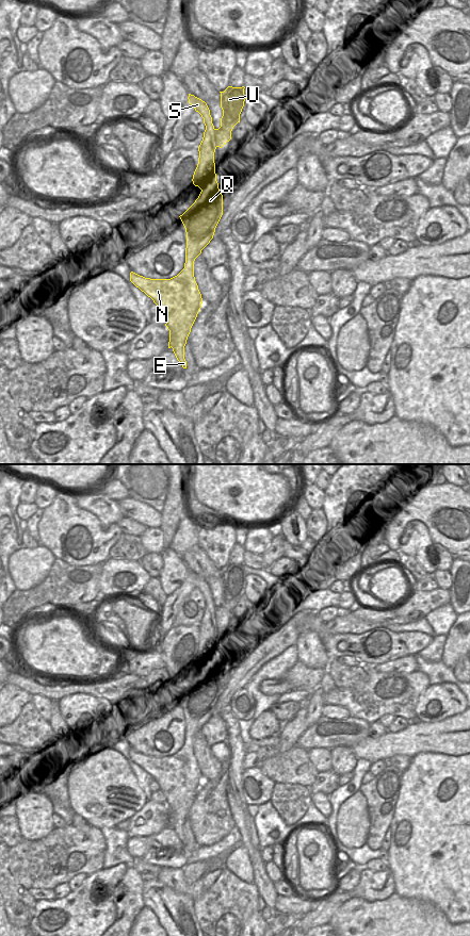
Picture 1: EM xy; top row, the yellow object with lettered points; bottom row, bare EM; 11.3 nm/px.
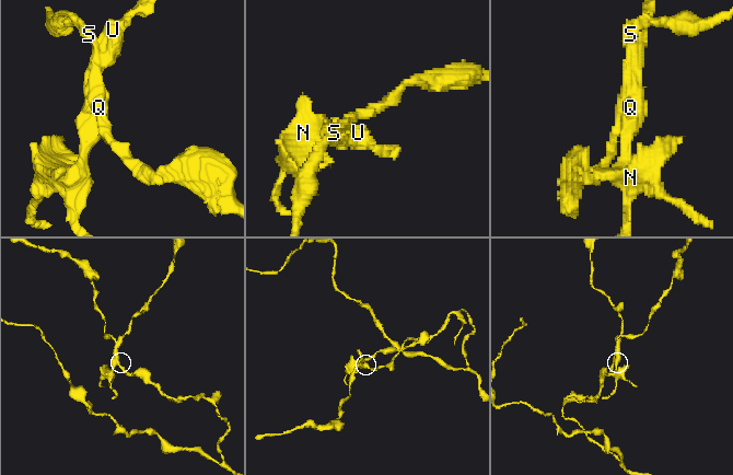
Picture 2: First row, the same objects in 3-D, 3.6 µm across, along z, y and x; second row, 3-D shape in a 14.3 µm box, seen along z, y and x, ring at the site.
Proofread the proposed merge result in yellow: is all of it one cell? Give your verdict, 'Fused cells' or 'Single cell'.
Fused cells.

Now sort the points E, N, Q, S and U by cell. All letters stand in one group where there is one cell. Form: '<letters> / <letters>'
E N Q U / S

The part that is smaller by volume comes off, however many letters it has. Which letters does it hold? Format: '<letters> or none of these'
E, N, Q, U.

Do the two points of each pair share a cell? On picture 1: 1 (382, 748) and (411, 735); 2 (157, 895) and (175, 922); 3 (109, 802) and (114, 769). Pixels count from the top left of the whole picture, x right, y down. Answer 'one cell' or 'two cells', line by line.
1: one cell
2: one cell
3: one cell

